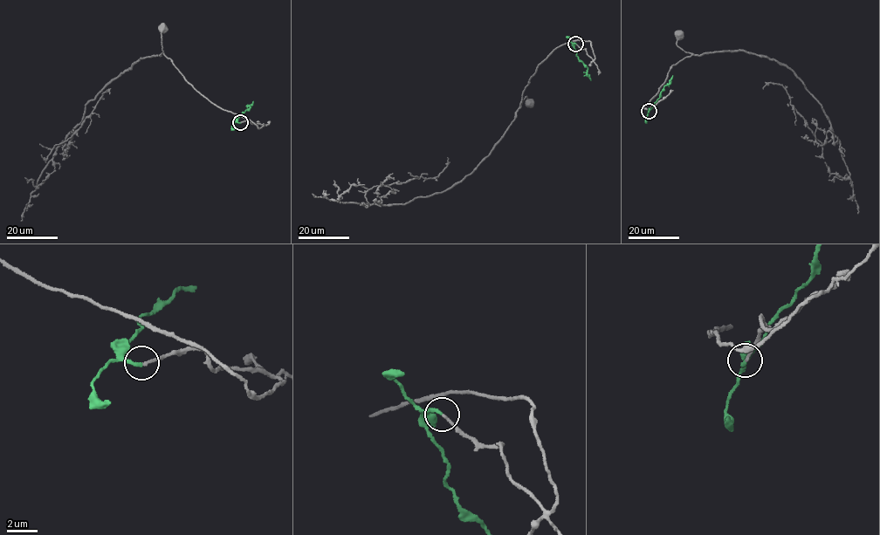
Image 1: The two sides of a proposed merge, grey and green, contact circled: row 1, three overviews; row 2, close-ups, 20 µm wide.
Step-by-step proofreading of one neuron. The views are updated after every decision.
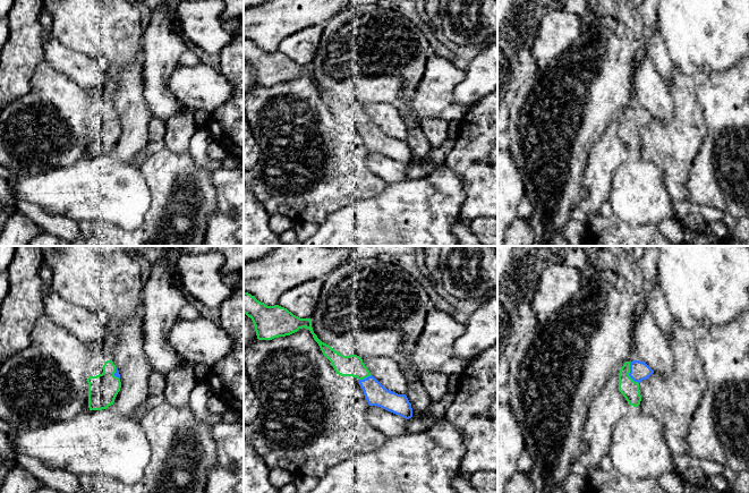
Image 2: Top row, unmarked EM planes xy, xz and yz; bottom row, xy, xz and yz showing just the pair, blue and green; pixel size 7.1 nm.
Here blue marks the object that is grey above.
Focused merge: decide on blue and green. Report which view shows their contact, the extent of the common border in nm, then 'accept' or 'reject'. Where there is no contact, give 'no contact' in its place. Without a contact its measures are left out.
contact in yz; length 170 nm; accept

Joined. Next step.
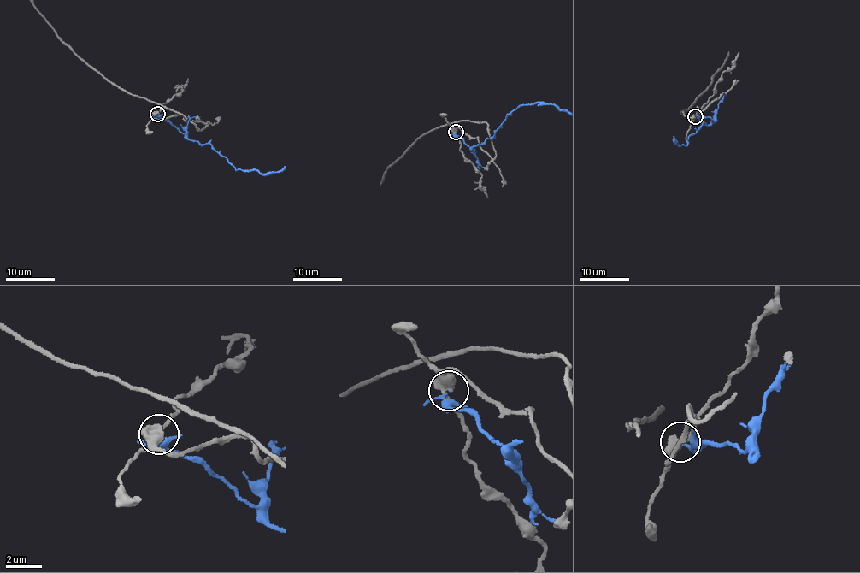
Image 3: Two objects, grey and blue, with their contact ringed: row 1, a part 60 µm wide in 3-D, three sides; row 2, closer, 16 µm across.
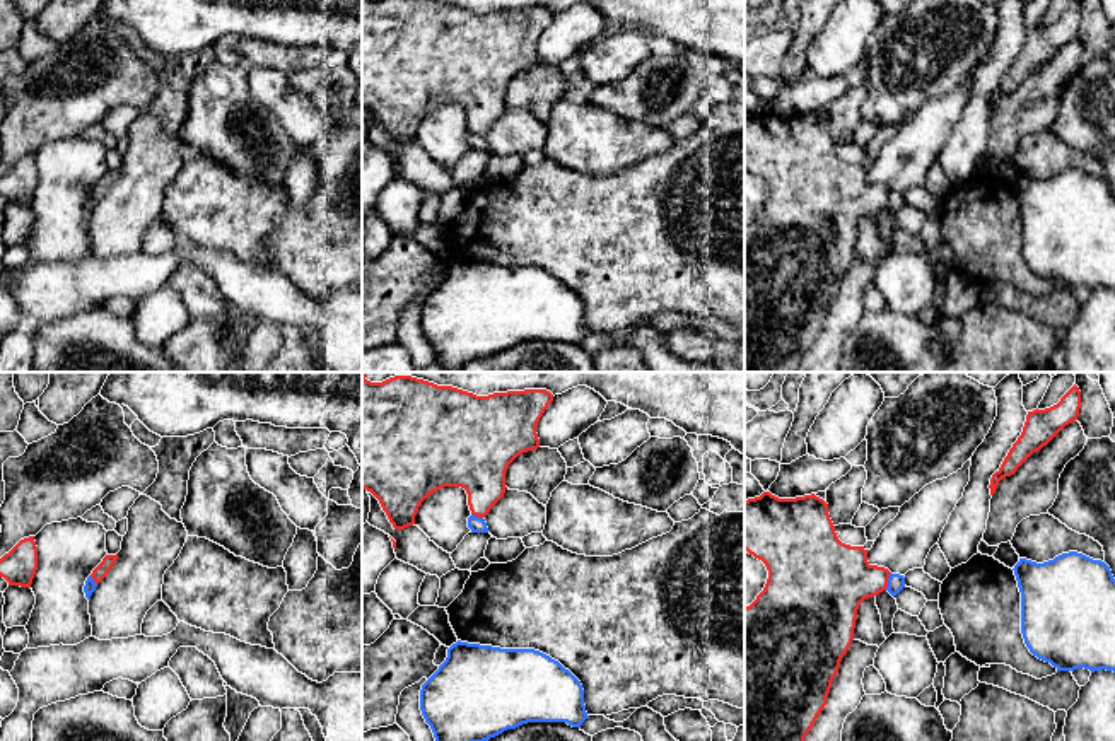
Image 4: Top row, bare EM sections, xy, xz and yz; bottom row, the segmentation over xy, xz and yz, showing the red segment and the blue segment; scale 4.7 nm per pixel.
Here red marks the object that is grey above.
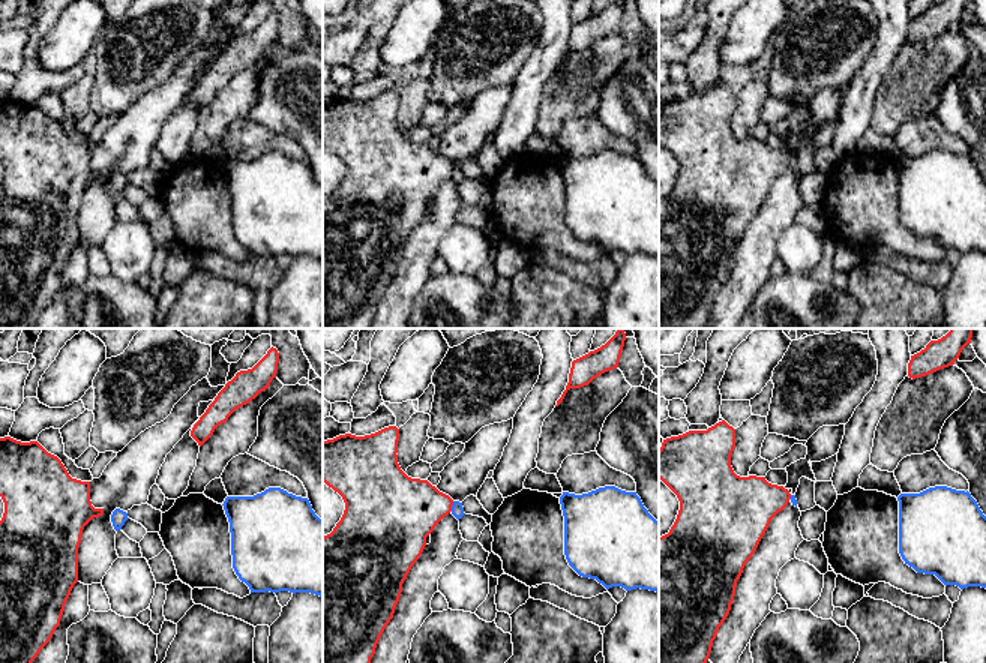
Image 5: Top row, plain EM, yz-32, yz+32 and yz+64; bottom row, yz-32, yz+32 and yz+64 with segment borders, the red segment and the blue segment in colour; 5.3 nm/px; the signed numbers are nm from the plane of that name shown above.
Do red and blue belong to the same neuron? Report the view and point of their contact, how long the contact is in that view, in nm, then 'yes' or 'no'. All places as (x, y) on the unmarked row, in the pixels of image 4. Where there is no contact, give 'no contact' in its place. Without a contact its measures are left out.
contact yz (887, 198); length 90 nm; no

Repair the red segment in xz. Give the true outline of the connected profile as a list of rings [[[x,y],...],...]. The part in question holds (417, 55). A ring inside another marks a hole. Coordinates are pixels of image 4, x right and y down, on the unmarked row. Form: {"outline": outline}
{"outline": [[[362,0],[362,106],[379,118],[394,147],[413,143],[422,120],[444,104],[464,106],[471,131],[483,137],[505,111],[509,82],[540,65],[536,44],[552,19],[546,7],[476,14],[434,0]]]}

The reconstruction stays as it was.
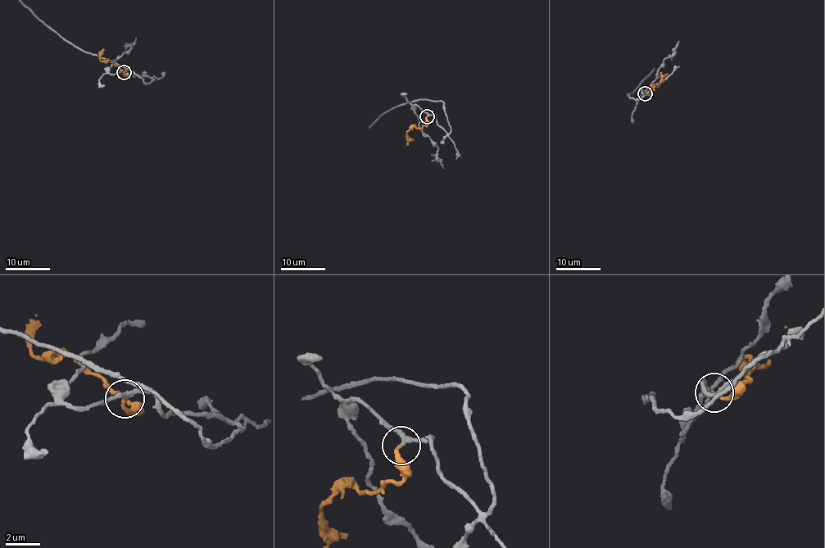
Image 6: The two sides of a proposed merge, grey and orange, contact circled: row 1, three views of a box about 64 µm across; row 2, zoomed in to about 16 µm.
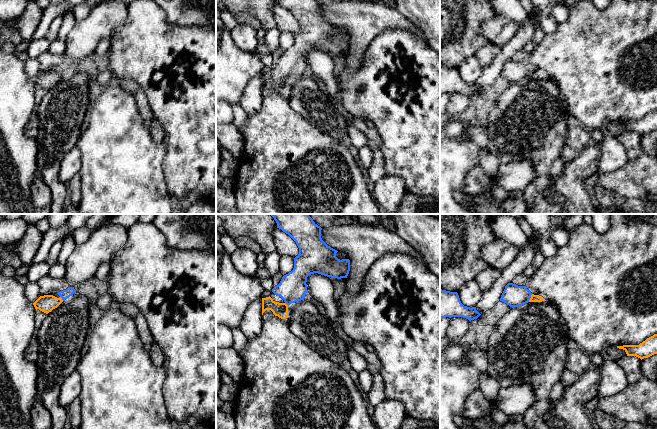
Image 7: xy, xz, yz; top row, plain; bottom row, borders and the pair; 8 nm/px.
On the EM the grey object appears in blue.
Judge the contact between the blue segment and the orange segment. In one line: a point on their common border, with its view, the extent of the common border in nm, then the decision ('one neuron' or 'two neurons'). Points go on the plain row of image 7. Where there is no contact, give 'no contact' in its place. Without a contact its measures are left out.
yz (530, 73) | 70 nm | one neuron

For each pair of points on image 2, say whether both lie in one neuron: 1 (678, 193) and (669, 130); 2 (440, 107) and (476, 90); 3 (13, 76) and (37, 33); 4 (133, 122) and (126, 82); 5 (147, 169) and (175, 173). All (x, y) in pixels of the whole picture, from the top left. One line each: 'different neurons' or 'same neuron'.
1: same neuron
2: different neurons
3: same neuron
4: same neuron
5: same neuron

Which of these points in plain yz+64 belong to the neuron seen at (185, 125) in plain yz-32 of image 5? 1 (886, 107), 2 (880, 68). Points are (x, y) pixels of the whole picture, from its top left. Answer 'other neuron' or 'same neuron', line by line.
1: other neuron
2: same neuron

